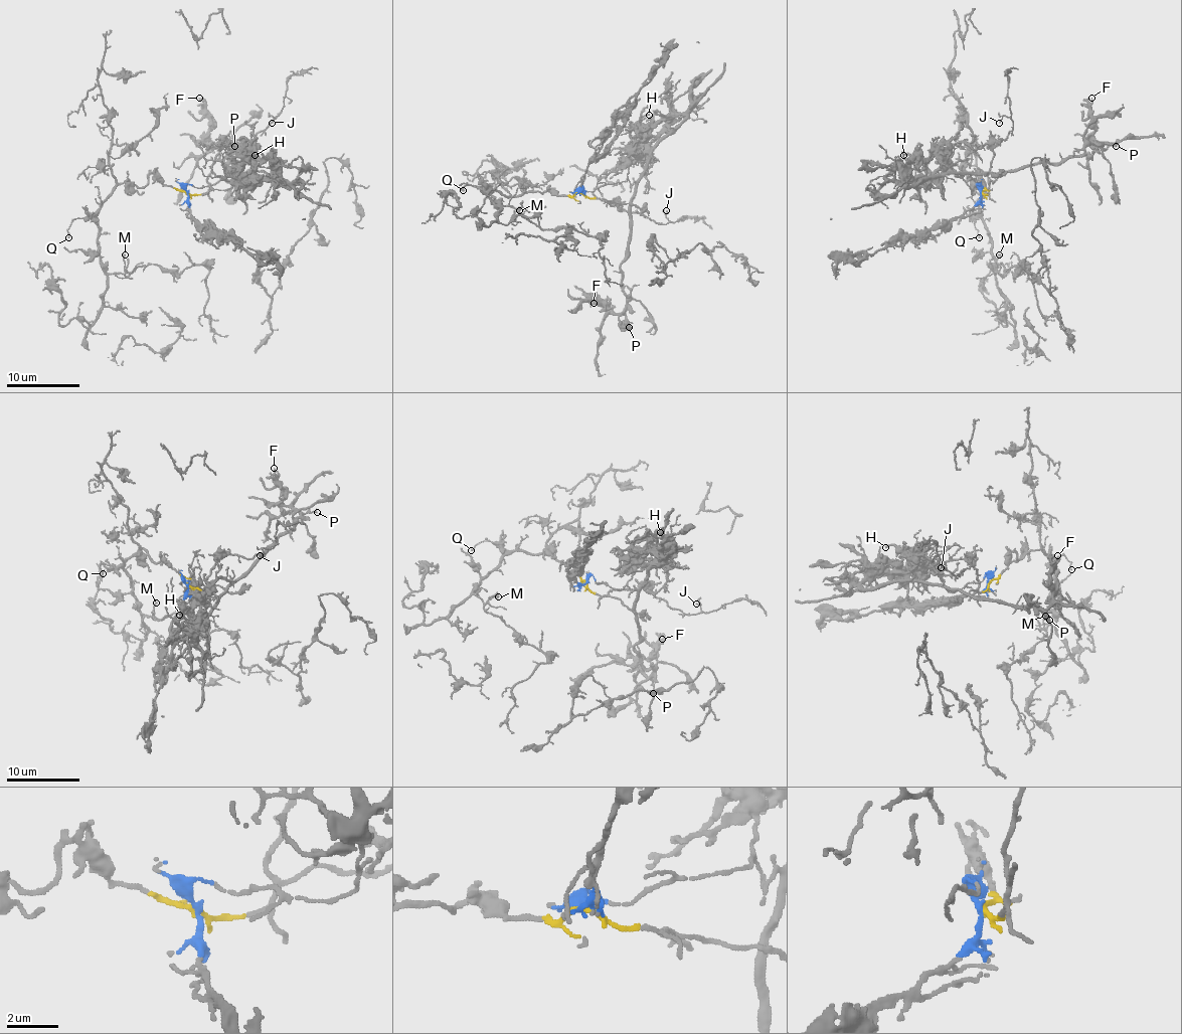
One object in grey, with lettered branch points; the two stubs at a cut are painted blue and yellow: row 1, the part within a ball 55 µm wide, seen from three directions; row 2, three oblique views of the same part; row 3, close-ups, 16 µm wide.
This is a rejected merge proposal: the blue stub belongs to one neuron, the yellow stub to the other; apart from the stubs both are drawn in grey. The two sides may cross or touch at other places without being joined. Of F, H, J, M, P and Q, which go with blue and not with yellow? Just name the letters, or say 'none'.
F, H, P

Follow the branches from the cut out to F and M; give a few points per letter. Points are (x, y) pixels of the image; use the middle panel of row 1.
F: (581, 193), (628, 178), (635, 183), (620, 273), (628, 301), (620, 313), (593, 303)
M: (581, 193), (556, 194), (538, 191), (510, 196), (492, 191), (492, 202), (496, 205), (512, 205), (519, 211)

